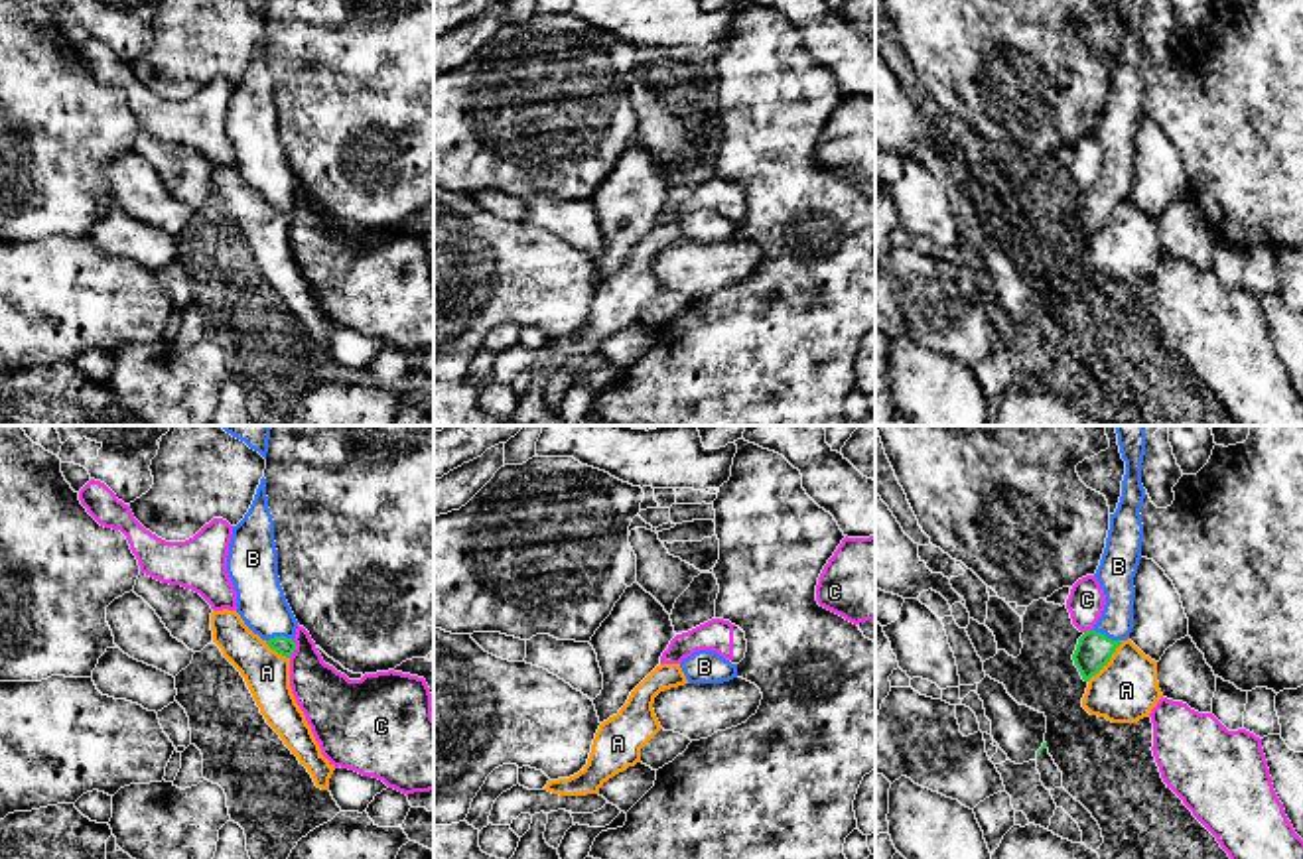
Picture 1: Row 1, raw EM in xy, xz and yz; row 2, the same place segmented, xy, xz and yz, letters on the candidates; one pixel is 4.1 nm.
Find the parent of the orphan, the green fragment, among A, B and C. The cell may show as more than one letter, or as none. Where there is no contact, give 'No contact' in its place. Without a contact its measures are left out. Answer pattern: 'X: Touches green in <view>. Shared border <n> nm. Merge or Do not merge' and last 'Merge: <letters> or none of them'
A: Touches green in yz. Shared border 220 nm. Do not merge
B: Touches green in yz. Shared border 130 nm. Merge
C: Touches green in xy. Shared border 80 nm. Do not merge
Merge: B

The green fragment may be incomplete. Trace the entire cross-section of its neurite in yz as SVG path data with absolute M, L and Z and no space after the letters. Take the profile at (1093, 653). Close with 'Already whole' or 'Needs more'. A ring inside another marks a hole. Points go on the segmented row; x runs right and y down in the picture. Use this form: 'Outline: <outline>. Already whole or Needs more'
Outline: M1116 426L1118 445L1126 461L1122 496L1114 514L1100 565L1094 573L1106 595L1102 617L1086 630L1072 654L1084 682L1096 676L1112 658L1116 648L1130 638L1133 628L1133 577L1141 560L1141 463L1145 455L1143 426Z. Needs more

